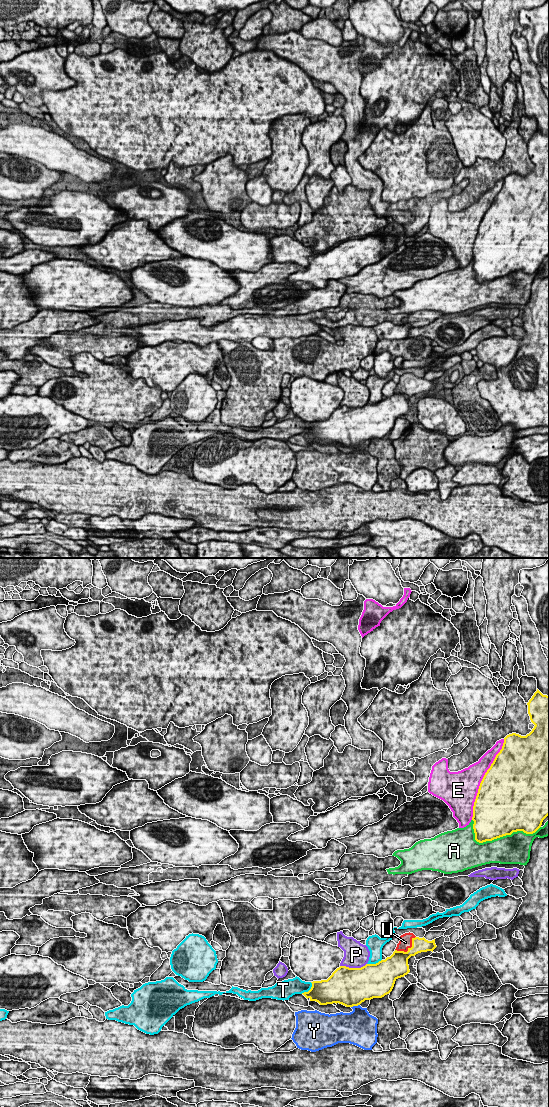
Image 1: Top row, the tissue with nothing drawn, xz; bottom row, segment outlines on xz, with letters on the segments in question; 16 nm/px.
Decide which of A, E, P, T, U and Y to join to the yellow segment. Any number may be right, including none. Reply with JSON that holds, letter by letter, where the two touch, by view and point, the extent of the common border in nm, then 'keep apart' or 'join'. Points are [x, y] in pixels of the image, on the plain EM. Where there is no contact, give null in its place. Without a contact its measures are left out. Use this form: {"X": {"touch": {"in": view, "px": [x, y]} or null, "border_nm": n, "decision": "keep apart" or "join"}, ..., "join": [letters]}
{"A": {"touch": {"in": "xz", "px": [498, 277]}, "border_nm": 1100, "decision": "keep apart"}, "E": {"touch": {"in": "xz", "px": [482, 219]}, "border_nm": 1400, "decision": "keep apart"}, "P": {"touch": {"in": "xz", "px": [353, 408]}, "border_nm": 440, "decision": "keep apart"}, "T": {"touch": {"in": "xz", "px": [309, 430]}, "border_nm": 260, "decision": "keep apart"}, "U": {"touch": {"in": "xz", "px": [408, 389]}, "border_nm": 400, "decision": "join"}, "Y": {"touch": {"in": "xz", "px": [355, 445]}, "border_nm": 150, "decision": "keep apart"}, "join": ["U"]}

